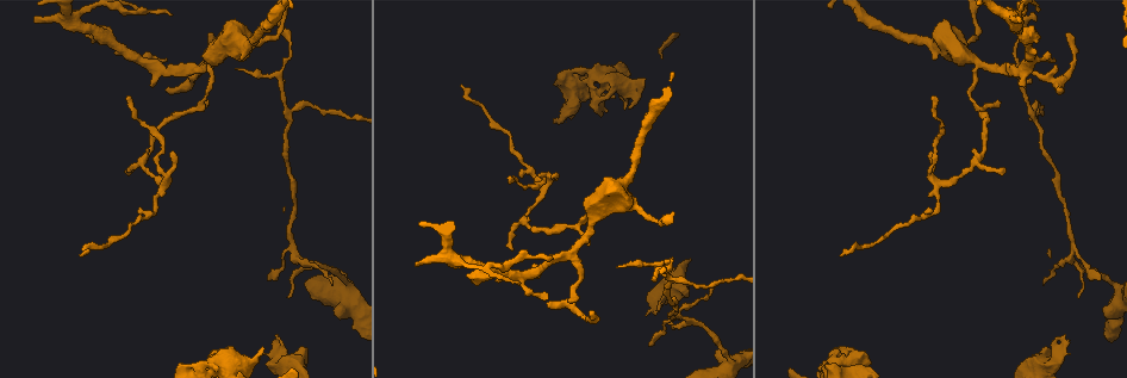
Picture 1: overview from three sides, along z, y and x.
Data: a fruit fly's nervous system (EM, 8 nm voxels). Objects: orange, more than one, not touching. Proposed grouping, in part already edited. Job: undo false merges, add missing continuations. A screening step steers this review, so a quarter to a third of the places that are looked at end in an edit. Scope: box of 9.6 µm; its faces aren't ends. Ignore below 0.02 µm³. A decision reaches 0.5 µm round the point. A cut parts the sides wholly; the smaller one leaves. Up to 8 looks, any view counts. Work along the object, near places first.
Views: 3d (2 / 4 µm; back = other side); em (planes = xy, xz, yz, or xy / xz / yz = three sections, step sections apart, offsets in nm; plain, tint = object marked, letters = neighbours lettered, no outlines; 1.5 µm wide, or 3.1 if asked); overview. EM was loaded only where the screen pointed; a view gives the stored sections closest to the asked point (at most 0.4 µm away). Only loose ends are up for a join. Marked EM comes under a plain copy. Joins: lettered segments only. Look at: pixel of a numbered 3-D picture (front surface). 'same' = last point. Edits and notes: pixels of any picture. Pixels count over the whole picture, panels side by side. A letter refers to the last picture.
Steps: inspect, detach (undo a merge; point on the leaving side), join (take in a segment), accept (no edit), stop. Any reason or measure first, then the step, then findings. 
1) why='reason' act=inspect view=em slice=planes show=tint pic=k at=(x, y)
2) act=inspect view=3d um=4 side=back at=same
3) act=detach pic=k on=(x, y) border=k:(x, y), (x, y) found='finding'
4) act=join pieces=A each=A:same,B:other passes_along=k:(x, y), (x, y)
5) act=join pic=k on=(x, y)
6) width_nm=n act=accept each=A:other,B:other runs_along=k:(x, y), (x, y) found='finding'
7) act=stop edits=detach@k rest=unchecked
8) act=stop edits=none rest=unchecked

why='an open end' act=inspect view=3d um=2 side=back pic=1 at=(659, 311)

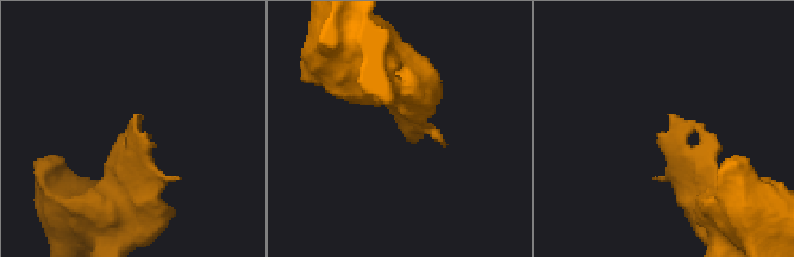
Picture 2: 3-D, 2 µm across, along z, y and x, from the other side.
act=inspect view=em slice=planes show=tint pic=2 at=(669, 117)

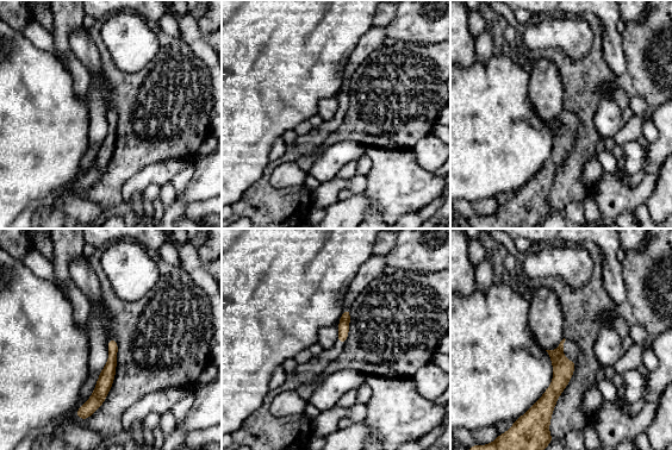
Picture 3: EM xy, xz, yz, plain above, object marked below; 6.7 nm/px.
act=inspect view=em slice=planes show=letters at=same

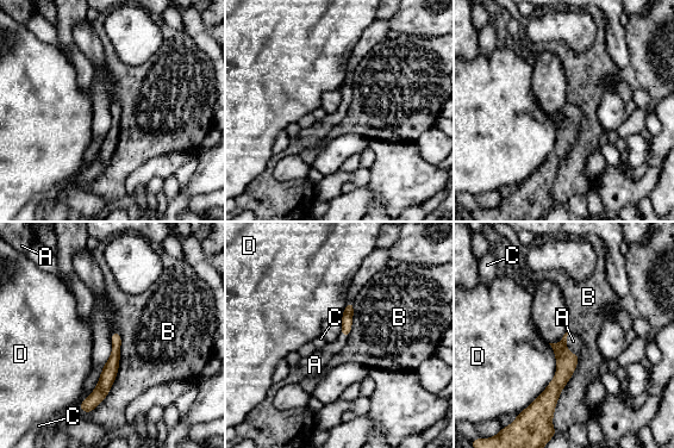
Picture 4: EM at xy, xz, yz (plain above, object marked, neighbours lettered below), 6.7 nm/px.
act=join pieces=A each=A:same,B:other,C:other,D:other passes_along=4:(566, 362), (566, 346), (573, 341) found='the neuron continues'

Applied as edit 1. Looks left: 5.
why='redraw' act=inspect view=overview

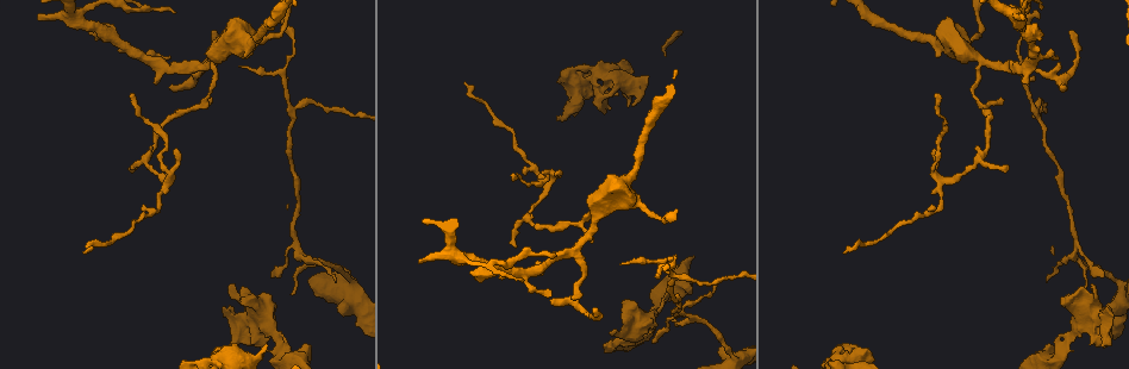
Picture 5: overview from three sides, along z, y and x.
act=inspect view=em slice=yz step=8 show=tint pic=5 at=(936, 93)

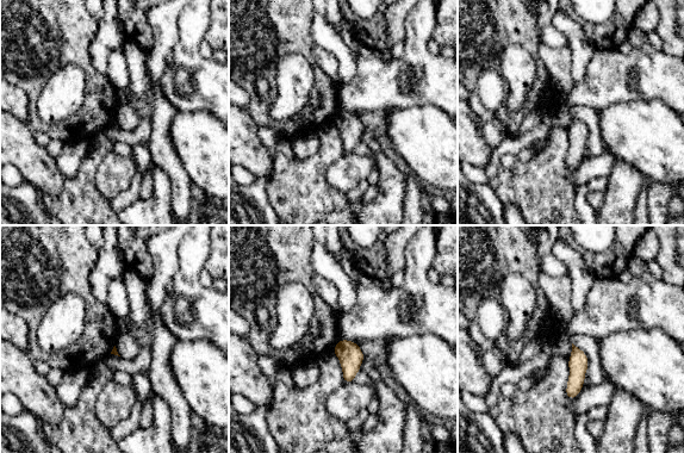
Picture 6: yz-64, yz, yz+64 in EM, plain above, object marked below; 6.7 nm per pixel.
act=inspect view=em slice=planes show=letters at=same

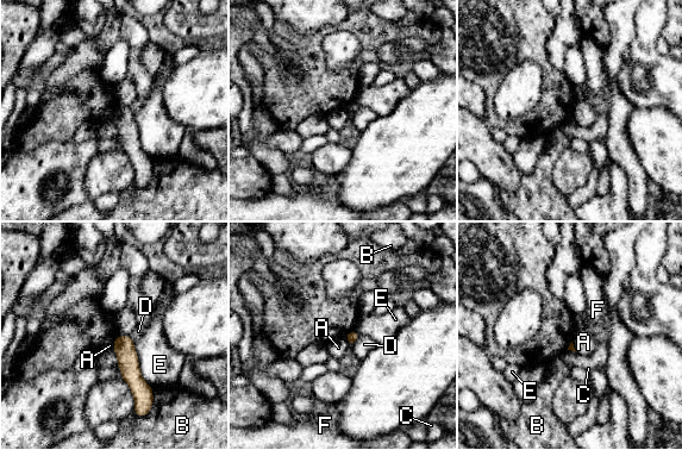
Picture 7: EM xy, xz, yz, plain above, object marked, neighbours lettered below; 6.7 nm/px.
act=accept each=A:other,B:other,C:other,D:other,E:other,F:other runs_along=7:(119, 338), (139, 388), (139, 402) found='no lettered segment goes on from it'

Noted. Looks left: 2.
act=stop edits=join@4 rest=unchecked

